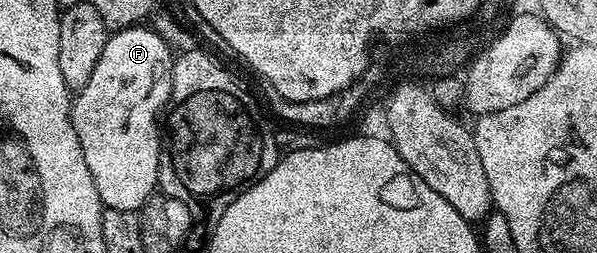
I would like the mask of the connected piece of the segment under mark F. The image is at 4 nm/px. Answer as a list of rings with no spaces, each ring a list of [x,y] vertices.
[[[135,26],[133,28],[120,28],[111,31],[106,37],[104,54],[100,54],[100,62],[96,62],[96,70],[92,70],[92,78],[73,97],[70,105],[70,117],[72,126],[76,130],[76,138],[80,138],[80,150],[84,150],[84,163],[88,165],[88,171],[92,173],[92,182],[96,182],[96,194],[100,194],[103,208],[112,210],[128,210],[129,212],[138,212],[142,203],[152,195],[155,195],[158,188],[158,163],[162,153],[163,141],[160,139],[160,117],[164,109],[170,103],[170,91],[172,90],[172,78],[174,77],[174,61],[176,59],[171,45],[167,44],[160,34],[155,32],[150,26]]]

